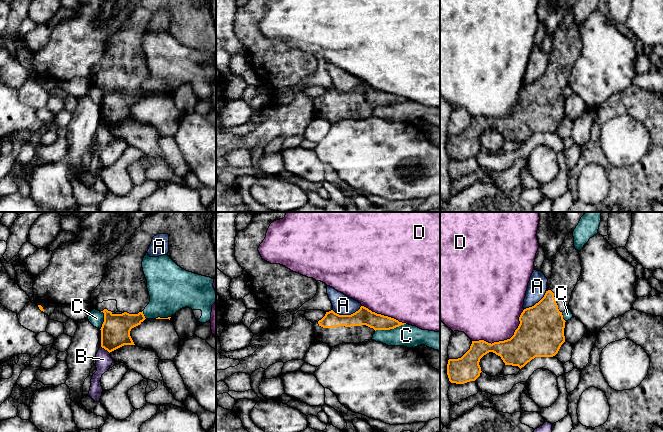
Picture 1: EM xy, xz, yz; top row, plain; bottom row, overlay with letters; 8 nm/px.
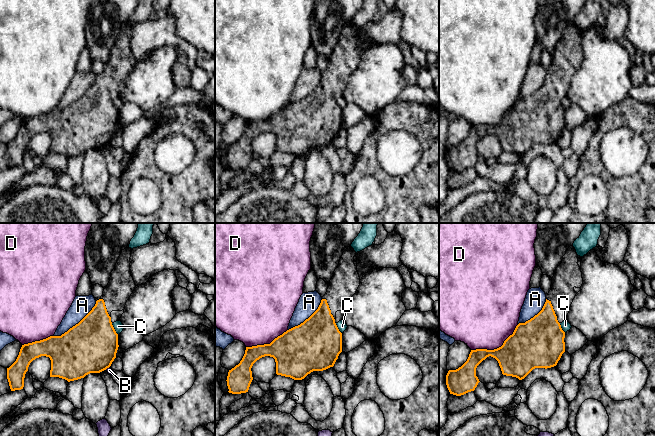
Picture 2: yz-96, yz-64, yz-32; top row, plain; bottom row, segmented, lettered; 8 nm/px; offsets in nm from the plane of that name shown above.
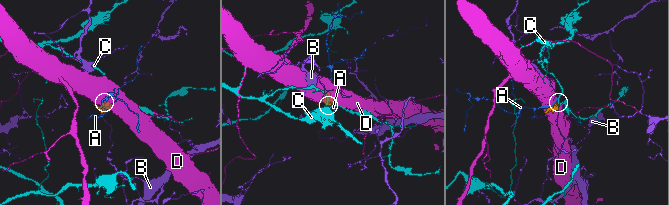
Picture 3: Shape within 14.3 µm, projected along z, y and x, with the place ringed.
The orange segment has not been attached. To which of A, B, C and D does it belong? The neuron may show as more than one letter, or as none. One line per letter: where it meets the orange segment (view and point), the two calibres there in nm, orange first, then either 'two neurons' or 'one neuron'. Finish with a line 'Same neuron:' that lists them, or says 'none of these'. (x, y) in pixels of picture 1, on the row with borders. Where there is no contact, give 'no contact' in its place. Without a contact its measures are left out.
A: xz (347, 315) | 140/160 nm | two neurons
B: xy (105, 349) | 240/130 nm | two neurons
C: xz (390, 328) | 140/180 nm | two neurons
D: yz (505, 340) | 320/460 nm | two neurons
Same neuron: none of these

